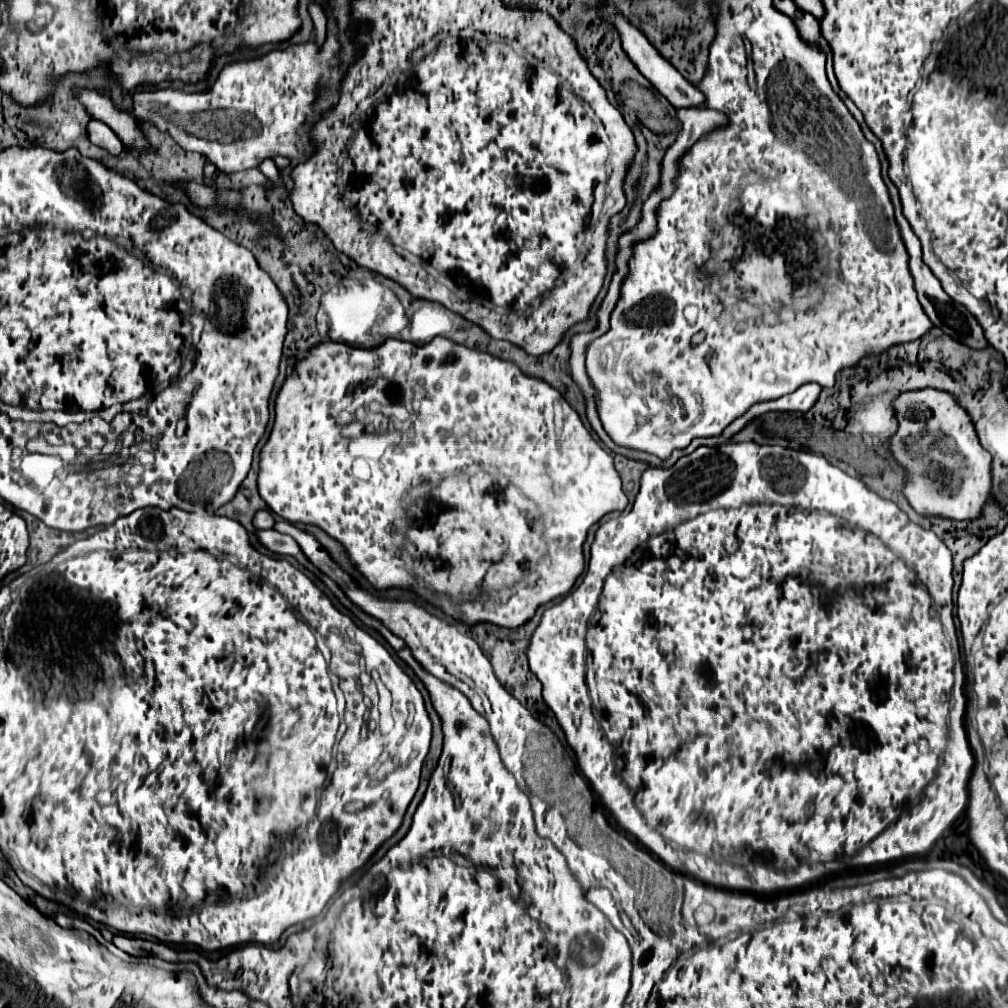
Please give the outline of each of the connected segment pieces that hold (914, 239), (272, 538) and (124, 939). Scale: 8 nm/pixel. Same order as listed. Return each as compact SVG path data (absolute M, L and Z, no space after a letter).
M882 160L882 178L884 178L884 184L888 186L888 194L890 194L892 204L894 204L894 216L896 216L896 224L900 226L900 236L904 238L904 246L908 246L908 268L912 270L914 288L916 288L916 294L918 294L918 300L920 300L920 304L922 304L924 312L928 314L930 322L932 322L936 328L944 330L944 334L952 336L954 340L958 340L958 342L962 342L962 344L966 344L966 346L970 346L970 348L976 348L976 350L986 348L986 346L988 346L988 342L986 342L986 338L984 338L984 334L982 334L982 328L980 328L980 324L976 322L976 318L974 318L968 310L964 310L964 306L962 306L962 304L954 302L954 300L952 300L952 298L942 290L942 286L940 286L938 278L934 278L934 274L932 274L932 272L928 270L928 266L922 262L920 240L918 240L918 236L912 232L912 228L910 228L908 220L902 216L902 206L900 206L898 188L892 184L892 180L888 178L888 174L886 174L886 172L888 172L888 162L884 162L884 160Z
M256 530L256 536L258 536L258 542L268 548L270 552L274 554L282 554L282 556L292 556L298 560L300 566L304 566L306 570L312 568L312 564L308 562L308 558L302 554L302 550L298 548L298 544L290 538L290 536L284 536L276 530Z
M116 934L116 936L112 938L112 942L114 942L120 950L124 950L126 954L130 954L130 956L146 956L146 954L150 954L148 942L144 942L144 940L140 940L140 938L130 938L130 936Z

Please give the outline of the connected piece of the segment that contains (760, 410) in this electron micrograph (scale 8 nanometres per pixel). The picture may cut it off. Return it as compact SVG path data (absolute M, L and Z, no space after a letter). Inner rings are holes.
M804 384L800 386L798 390L794 390L792 394L784 396L784 398L776 398L776 400L768 400L768 402L756 402L756 406L752 406L750 410L746 410L742 414L742 418L736 418L734 424L728 424L728 428L720 434L720 436L714 436L714 438L696 438L690 442L688 448L684 450L674 450L668 460L664 460L664 468L670 468L680 456L686 456L686 454L692 454L698 446L718 446L722 442L728 442L738 430L742 430L752 418L760 416L760 414L766 414L766 412L774 412L774 410L780 410L780 412L808 412L818 394L820 394L820 386L816 384Z

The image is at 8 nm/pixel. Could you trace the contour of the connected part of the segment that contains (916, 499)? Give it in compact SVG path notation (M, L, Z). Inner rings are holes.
M922 388L922 390L910 390L904 392L900 396L896 396L892 400L892 406L896 410L896 420L898 420L898 430L896 434L892 434L888 448L892 452L892 456L896 458L896 462L904 468L906 472L906 482L902 488L902 496L908 500L908 504L920 514L920 516L938 516L938 518L952 518L952 520L976 520L982 516L982 508L988 502L990 494L992 494L992 474L990 474L990 454L980 446L978 442L978 434L974 430L972 418L968 416L968 412L956 402L956 398L944 390L936 390L936 388ZM930 432L940 432L944 434L948 440L952 440L954 444L954 454L958 460L954 460L954 468L956 470L946 470L944 466L944 474L938 472L934 462L934 456L930 456L930 450L924 450L920 456L912 456L908 446L916 446L916 440L920 440L922 436L930 434Z

